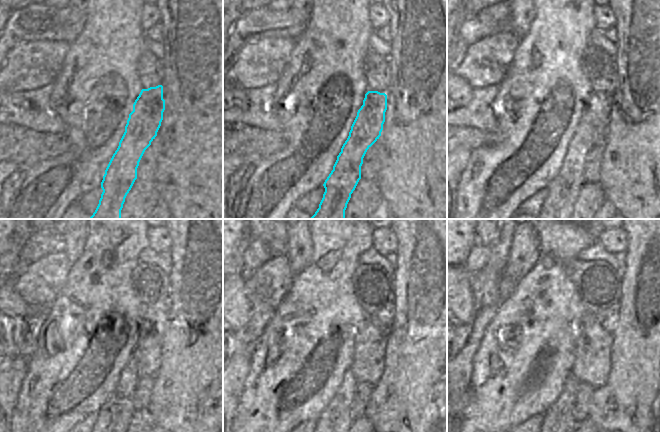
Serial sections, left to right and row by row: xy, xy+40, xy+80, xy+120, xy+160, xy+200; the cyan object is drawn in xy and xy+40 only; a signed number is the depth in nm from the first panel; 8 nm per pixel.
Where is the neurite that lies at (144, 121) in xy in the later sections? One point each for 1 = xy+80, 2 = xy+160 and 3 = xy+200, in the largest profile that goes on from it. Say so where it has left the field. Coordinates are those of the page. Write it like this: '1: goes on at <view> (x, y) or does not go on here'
1: goes on at xy+80 (563, 190)
2: goes on at xy+160 (335, 422)
3: goes on at xy+200 (558, 421)

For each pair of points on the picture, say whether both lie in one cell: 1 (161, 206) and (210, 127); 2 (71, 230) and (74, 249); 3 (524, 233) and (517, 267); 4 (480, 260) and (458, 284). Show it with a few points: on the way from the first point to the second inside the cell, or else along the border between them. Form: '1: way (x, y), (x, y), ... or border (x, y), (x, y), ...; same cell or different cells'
1: border (160, 197), (168, 208); different cells
2: way (73, 235), (73, 244); same cell
3: way (524, 241), (524, 250), (517, 259); same cell
4: border (463, 264), (471, 274); different cells

